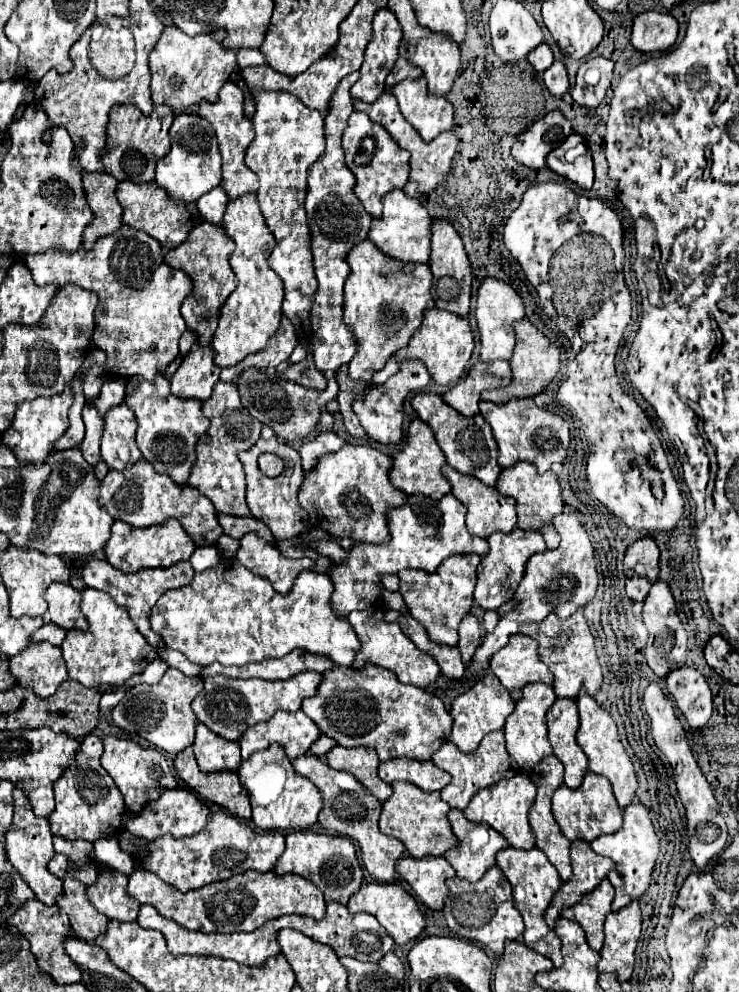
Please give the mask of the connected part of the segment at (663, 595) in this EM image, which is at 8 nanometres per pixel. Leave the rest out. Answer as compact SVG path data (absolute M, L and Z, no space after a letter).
M657 581L643 605L643 623L649 631L649 639L645 645L645 659L647 665L653 669L653 673L659 679L665 679L671 671L679 669L685 665L685 651L687 651L687 631L683 629L679 617L677 617L677 607L675 607L675 599L669 591L667 583Z

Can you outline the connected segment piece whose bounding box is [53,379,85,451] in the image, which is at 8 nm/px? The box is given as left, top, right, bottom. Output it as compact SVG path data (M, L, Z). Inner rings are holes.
M73 379L71 387L75 391L75 405L71 407L71 425L69 425L67 433L53 445L53 451L77 447L85 437L85 425L83 425L83 419L81 419L81 409L85 405L85 397L83 397L83 391L81 391L81 383L77 379Z

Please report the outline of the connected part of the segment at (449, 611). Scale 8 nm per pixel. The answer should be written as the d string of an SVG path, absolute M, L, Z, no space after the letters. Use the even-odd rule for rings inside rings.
M451 555L437 567L433 575L417 569L405 569L399 575L401 579L401 595L411 611L411 615L427 629L427 635L435 643L447 643L447 645L457 645L457 627L463 619L465 613L469 613L471 603L473 603L473 587L475 587L475 577L477 577L477 565L479 565L479 555Z

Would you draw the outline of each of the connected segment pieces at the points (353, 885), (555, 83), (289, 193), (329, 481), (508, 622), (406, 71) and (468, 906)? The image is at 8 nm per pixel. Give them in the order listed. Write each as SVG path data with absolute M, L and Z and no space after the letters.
M295 831L285 837L285 851L277 859L273 871L277 875L287 875L295 873L305 879L309 879L315 887L319 887L325 895L325 901L337 901L337 903L347 903L353 891L357 891L365 879L363 879L363 869L357 861L355 855L355 845L347 837L335 837L335 835L325 835L325 833L315 833L315 831Z
M555 61L545 73L543 73L543 83L547 87L547 91L553 97L563 97L565 93L569 93L569 77L567 77L567 69L561 61Z
M251 91L255 103L255 139L247 147L245 165L259 177L259 207L265 217L269 231L273 233L277 245L269 255L269 267L285 283L283 313L293 321L297 337L311 341L309 309L313 293L317 291L317 279L313 273L309 225L305 217L305 207L301 203L301 193L305 195L307 169L321 157L325 149L323 117L319 111L305 107L299 99L285 91Z
M345 445L335 453L323 455L317 467L305 475L299 491L299 505L307 511L309 523L337 539L383 543L389 539L385 511L399 507L407 495L395 489L387 477L391 457L365 445Z
M561 513L553 519L553 527L557 529L557 533L561 535L561 543L557 549L547 549L543 553L531 555L525 567L525 575L523 581L519 583L519 589L515 591L515 599L519 599L519 607L515 611L509 611L505 617L499 619L497 627L493 633L487 633L483 643L477 647L475 655L473 655L473 677L481 675L487 665L489 659L507 645L509 637L519 629L521 623L525 621L543 621L545 615L549 615L551 611L557 613L561 619L569 617L577 607L587 605L593 597L595 597L595 589L597 589L597 573L589 573L589 567L593 567L595 557L593 557L593 547L591 541L583 529L583 525L579 523L579 519L573 513Z
M399 57L397 63L395 63L395 67L393 67L393 71L387 75L385 85L387 85L387 89L391 89L395 83L399 83L403 79L417 79L417 77L421 77L421 69L413 67L409 61L405 61L403 57Z
M497 865L489 867L489 871L485 871L485 875L477 883L469 883L459 877L447 879L445 883L449 887L449 897L445 901L443 915L447 919L449 929L457 937L481 941L495 955L501 955L505 939L519 939L523 935L523 919L513 905L511 885Z

